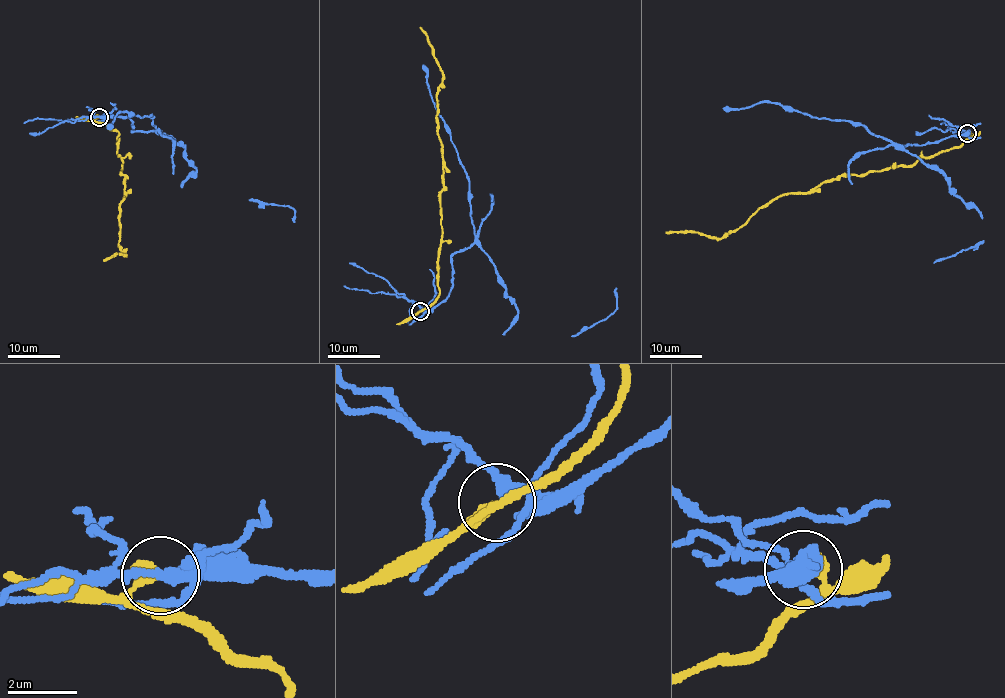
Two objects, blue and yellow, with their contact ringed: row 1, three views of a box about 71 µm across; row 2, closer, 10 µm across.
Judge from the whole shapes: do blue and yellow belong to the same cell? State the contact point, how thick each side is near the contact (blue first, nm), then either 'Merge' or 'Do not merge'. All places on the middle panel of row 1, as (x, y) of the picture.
Place: (420, 311). Thickness 240 nm (blue) against 360 nm. Do not merge

